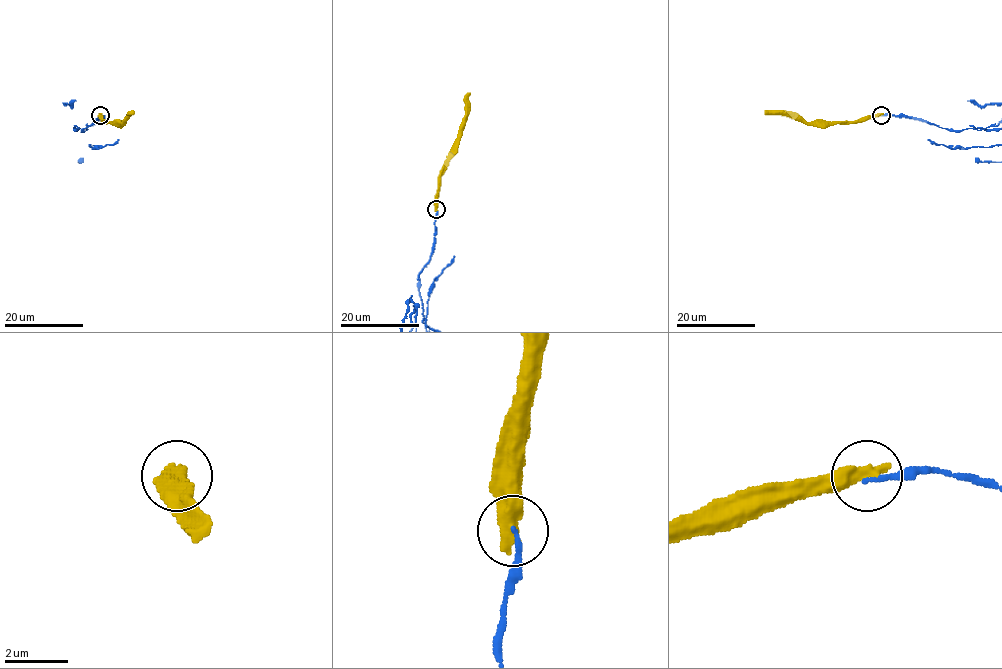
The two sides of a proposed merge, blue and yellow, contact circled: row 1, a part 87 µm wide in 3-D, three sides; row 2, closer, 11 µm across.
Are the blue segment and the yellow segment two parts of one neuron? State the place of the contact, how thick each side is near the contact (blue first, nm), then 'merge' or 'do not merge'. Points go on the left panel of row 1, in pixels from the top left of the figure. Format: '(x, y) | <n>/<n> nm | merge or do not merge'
(100, 115) | 160/550 nm | do not merge

